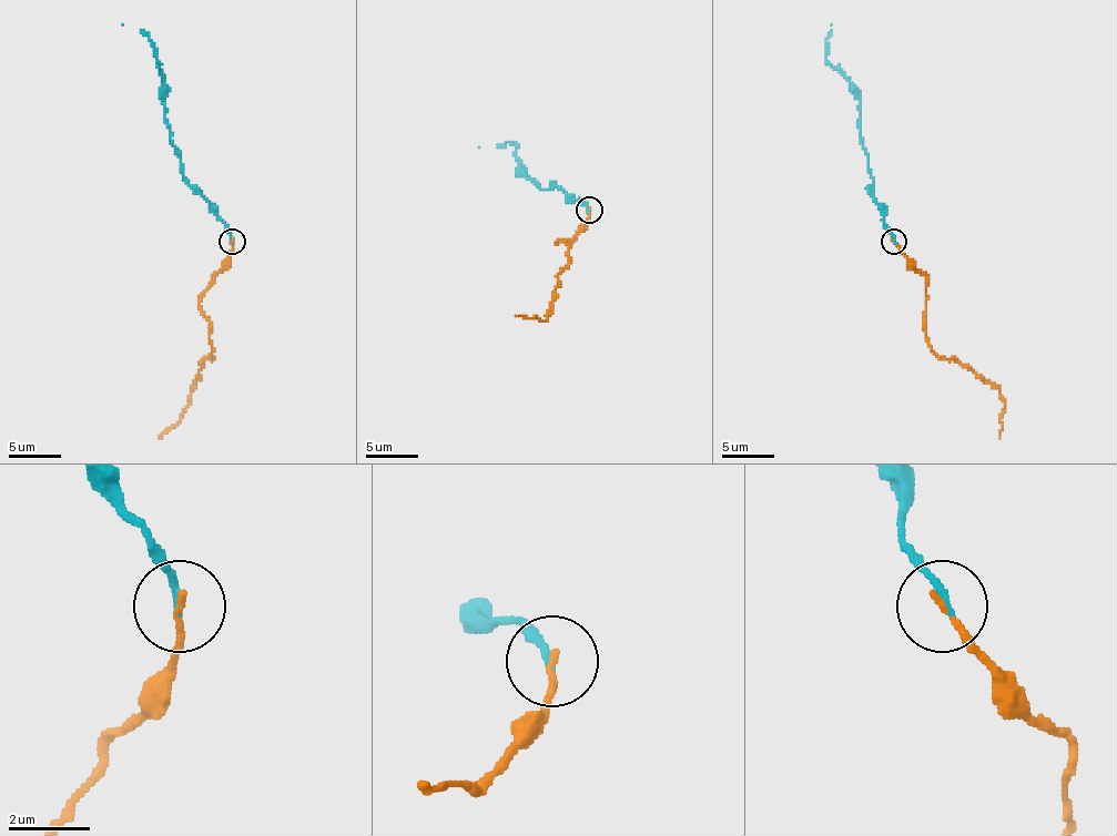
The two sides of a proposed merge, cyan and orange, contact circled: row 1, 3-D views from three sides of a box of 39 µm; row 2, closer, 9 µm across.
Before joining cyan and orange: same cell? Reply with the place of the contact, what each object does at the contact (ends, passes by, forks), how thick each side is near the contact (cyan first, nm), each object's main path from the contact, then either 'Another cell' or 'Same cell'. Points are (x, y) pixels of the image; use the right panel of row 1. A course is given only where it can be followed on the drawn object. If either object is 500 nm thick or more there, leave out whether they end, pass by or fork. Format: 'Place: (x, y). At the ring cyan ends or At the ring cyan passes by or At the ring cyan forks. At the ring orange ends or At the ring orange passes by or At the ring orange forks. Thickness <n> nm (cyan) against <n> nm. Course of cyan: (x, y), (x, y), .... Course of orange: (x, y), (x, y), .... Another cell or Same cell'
Place: (893, 241). At the ring cyan ends. At the ring orange ends. Thickness 180 nm (cyan) against 170 nm. Course of cyan: (894, 241), (883, 222), (883, 208), (871, 193), (867, 153), (860, 138), (860, 93), (825, 59), (831, 24). Course of orange: (894, 241), (926, 277), (928, 346), (960, 362), (999, 390), (999, 438). Same cell

